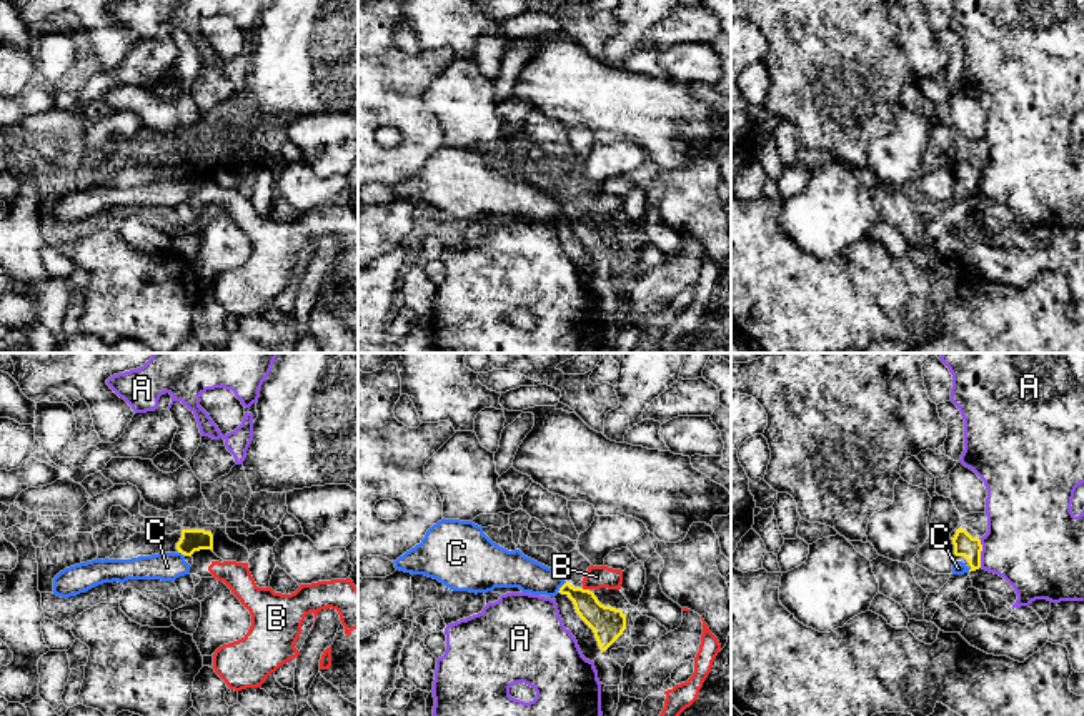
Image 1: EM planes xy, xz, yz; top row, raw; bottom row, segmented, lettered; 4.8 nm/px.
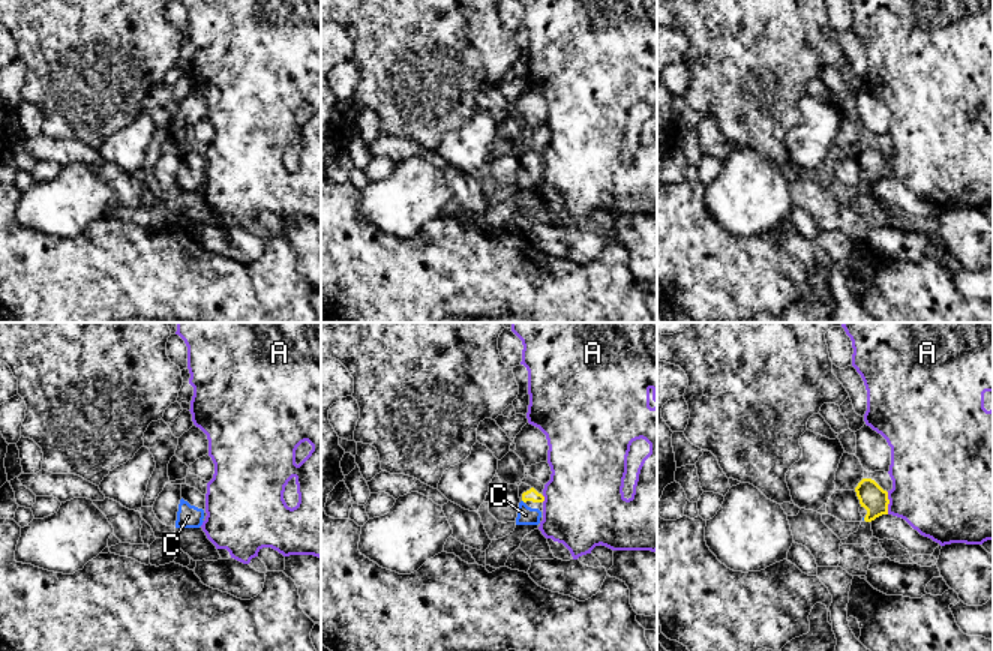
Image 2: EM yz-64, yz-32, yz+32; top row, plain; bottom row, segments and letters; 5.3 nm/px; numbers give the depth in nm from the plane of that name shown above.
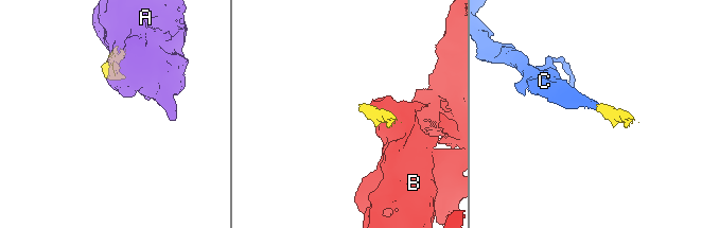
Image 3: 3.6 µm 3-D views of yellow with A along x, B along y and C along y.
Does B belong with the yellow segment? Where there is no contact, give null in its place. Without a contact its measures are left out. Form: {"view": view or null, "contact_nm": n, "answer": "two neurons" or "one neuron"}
{"view": "xz", "contact_nm": 40, "answer": "two neurons"}

